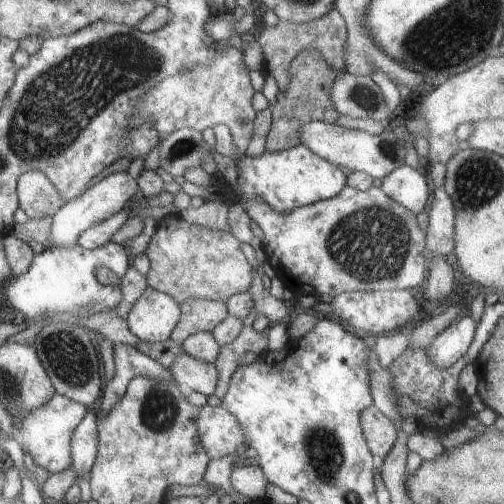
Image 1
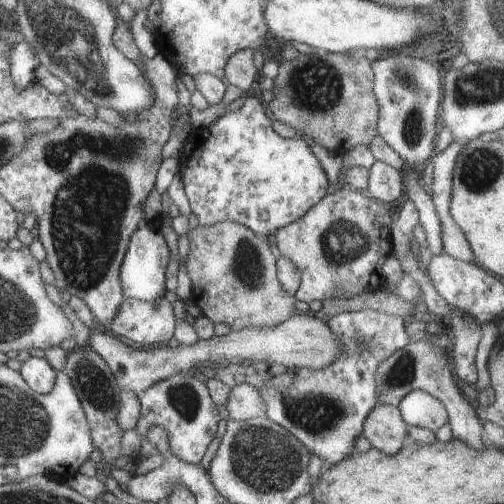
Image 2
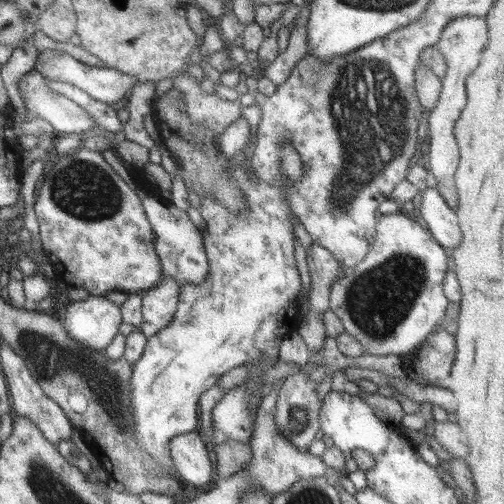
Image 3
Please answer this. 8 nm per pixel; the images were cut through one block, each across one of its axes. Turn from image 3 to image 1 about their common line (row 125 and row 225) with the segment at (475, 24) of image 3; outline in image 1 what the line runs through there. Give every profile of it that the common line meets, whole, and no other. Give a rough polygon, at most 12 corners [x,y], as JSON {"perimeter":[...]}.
{"perimeter":[[443,188],[433,190],[427,252],[449,256],[455,248],[455,210]]}

